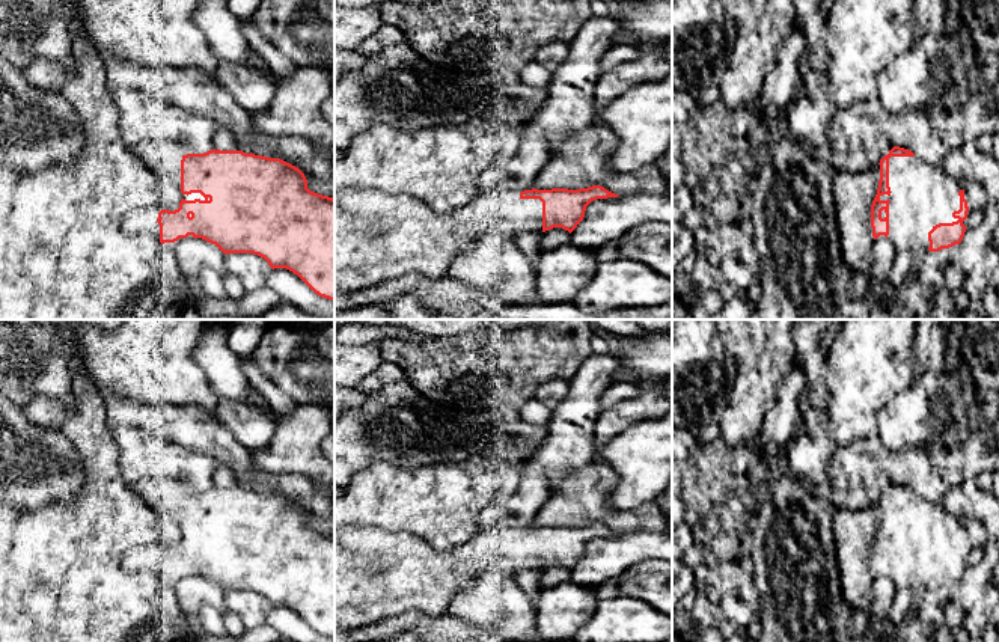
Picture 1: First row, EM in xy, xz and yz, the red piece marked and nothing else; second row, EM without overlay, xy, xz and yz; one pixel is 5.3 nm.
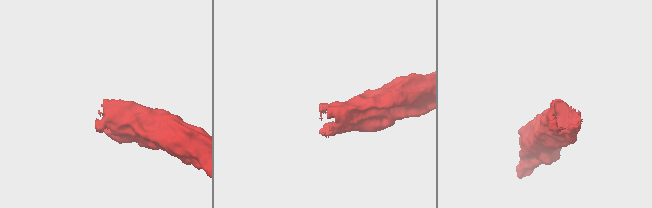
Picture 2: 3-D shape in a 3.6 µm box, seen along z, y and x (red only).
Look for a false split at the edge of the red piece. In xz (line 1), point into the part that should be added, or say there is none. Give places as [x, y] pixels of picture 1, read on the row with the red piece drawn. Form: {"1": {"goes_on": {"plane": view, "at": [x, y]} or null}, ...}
{"1": {"goes_on": {"plane": "xz", "at": [378, 235]}}}

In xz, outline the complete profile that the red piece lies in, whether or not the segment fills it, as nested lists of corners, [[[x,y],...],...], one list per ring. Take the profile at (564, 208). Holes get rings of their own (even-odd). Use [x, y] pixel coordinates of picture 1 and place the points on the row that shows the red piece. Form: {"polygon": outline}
{"polygon": [[[601,185],[568,190],[505,190],[500,199],[479,193],[470,203],[445,214],[432,211],[408,194],[375,188],[335,191],[335,295],[354,292],[404,274],[419,273],[429,279],[448,276],[455,258],[481,237],[499,231],[508,243],[524,231],[545,232],[562,228],[570,234],[583,220],[586,206],[597,199],[618,197]]]}

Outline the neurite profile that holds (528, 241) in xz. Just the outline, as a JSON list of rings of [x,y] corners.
[[[524,231],[515,237],[515,246],[527,258],[530,265],[536,268],[539,259],[539,244],[544,232]]]

